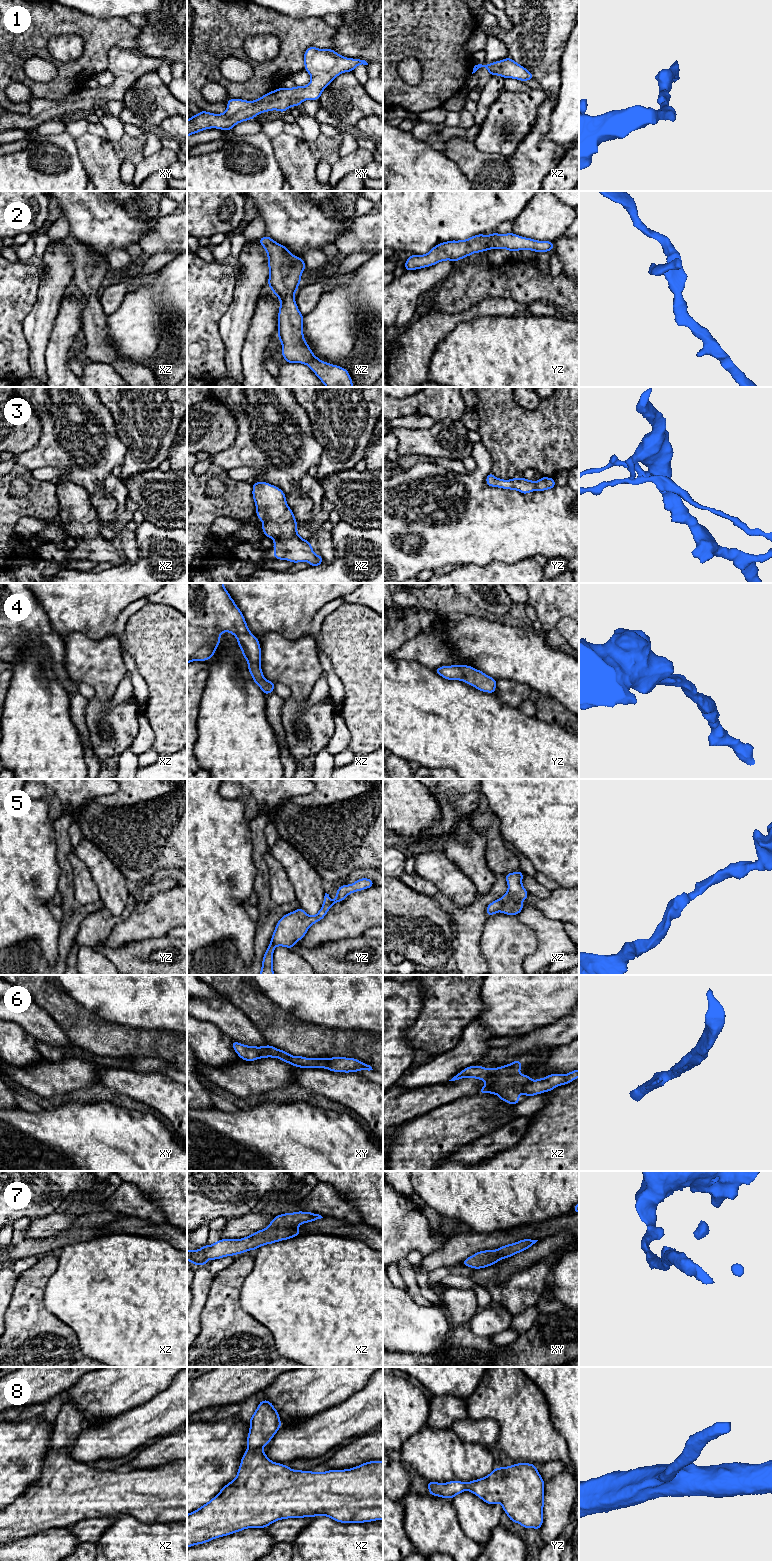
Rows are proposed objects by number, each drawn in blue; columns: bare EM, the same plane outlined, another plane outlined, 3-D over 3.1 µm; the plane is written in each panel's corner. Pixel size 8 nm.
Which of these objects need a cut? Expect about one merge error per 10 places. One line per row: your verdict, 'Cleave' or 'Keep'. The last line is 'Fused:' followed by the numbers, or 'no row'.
1: Keep
2: Keep
3: Keep
4: Keep
5: Keep
6: Keep
7: Keep
8: Keep
Fused: no row

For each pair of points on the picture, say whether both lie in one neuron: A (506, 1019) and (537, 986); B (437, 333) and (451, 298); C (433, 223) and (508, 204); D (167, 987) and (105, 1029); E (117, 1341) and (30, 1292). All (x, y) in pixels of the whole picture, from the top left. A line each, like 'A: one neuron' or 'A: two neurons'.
A: one neuron
B: two neurons
C: one neuron
D: two neurons
E: two neurons

